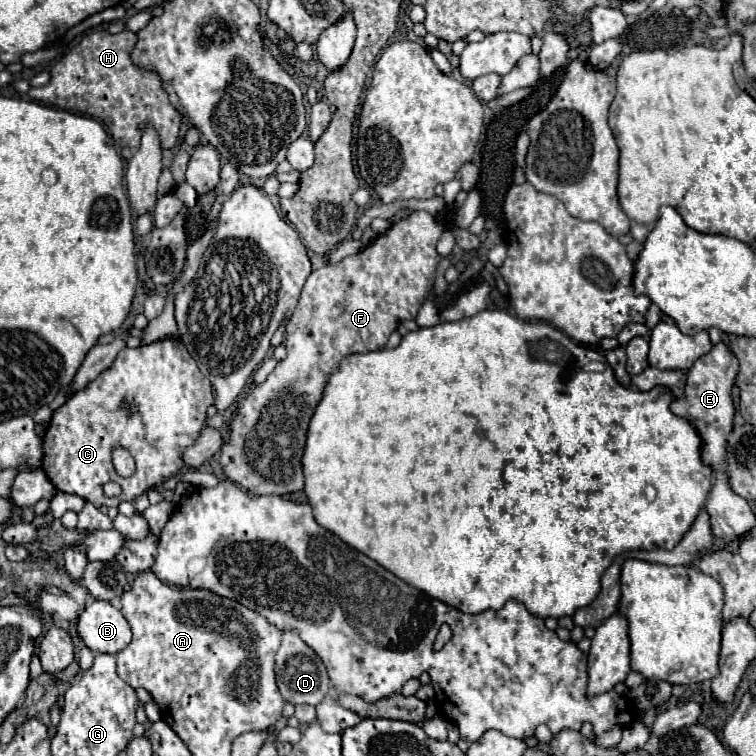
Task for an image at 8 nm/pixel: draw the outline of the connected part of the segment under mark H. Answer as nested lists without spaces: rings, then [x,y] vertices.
[[[90,32],[82,38],[78,46],[74,46],[52,66],[50,82],[42,88],[30,88],[28,94],[42,104],[100,120],[118,146],[128,146],[136,150],[142,126],[144,122],[150,122],[160,134],[162,148],[172,148],[178,140],[182,114],[170,104],[158,72],[138,68],[132,62],[130,52],[134,44],[134,32]]]

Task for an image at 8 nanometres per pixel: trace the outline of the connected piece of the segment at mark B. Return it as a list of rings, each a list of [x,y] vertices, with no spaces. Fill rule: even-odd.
[[[94,600],[84,608],[78,620],[78,632],[84,644],[94,652],[116,654],[132,640],[128,620],[106,600]]]

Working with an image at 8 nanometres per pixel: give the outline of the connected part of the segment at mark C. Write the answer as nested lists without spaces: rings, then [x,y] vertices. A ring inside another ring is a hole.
[[[166,338],[138,348],[124,348],[120,350],[120,354],[116,356],[114,364],[108,370],[104,370],[94,382],[90,382],[84,390],[76,392],[70,400],[66,400],[64,406],[60,406],[54,412],[42,440],[44,446],[42,470],[46,472],[48,478],[52,476],[50,482],[60,492],[82,496],[96,508],[118,506],[124,500],[134,500],[142,496],[148,488],[160,486],[164,480],[168,480],[170,476],[178,474],[184,468],[182,452],[200,438],[200,432],[208,420],[206,410],[212,404],[214,404],[212,384],[206,376],[202,376],[194,358],[186,352],[182,340]],[[116,446],[130,450],[132,458],[136,460],[136,472],[130,478],[118,476],[112,466],[110,452]],[[110,480],[122,486],[122,494],[116,498],[108,498],[102,492],[102,486]]]

